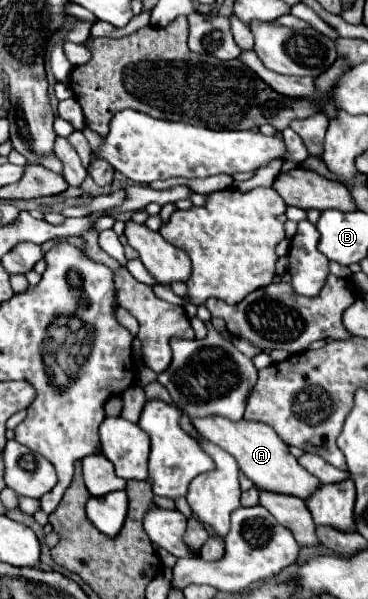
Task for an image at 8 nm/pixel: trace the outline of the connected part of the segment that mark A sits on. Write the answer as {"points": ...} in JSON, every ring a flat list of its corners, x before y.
{"points":[[202,418,192,422,194,428,212,444,220,446,228,454,232,454,240,466,240,472,246,474,258,490,274,492,274,494,290,494,296,498,306,500,320,488,320,482,316,476,308,474,298,460,290,454,288,446,278,438,278,434,268,426,268,424,258,424,258,422,228,422,226,418]]}

